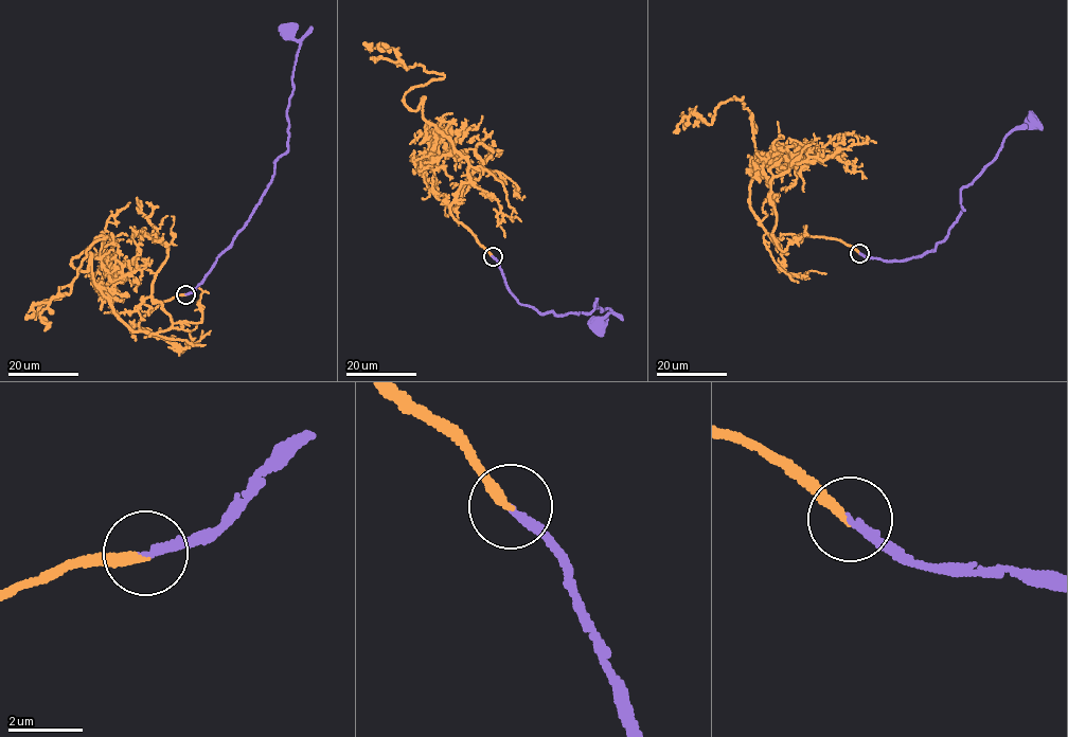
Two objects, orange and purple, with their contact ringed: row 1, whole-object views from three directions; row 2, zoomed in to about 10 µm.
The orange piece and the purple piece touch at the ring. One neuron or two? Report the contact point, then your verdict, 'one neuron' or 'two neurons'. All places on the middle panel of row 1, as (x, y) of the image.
place (493, 256); one neuron

